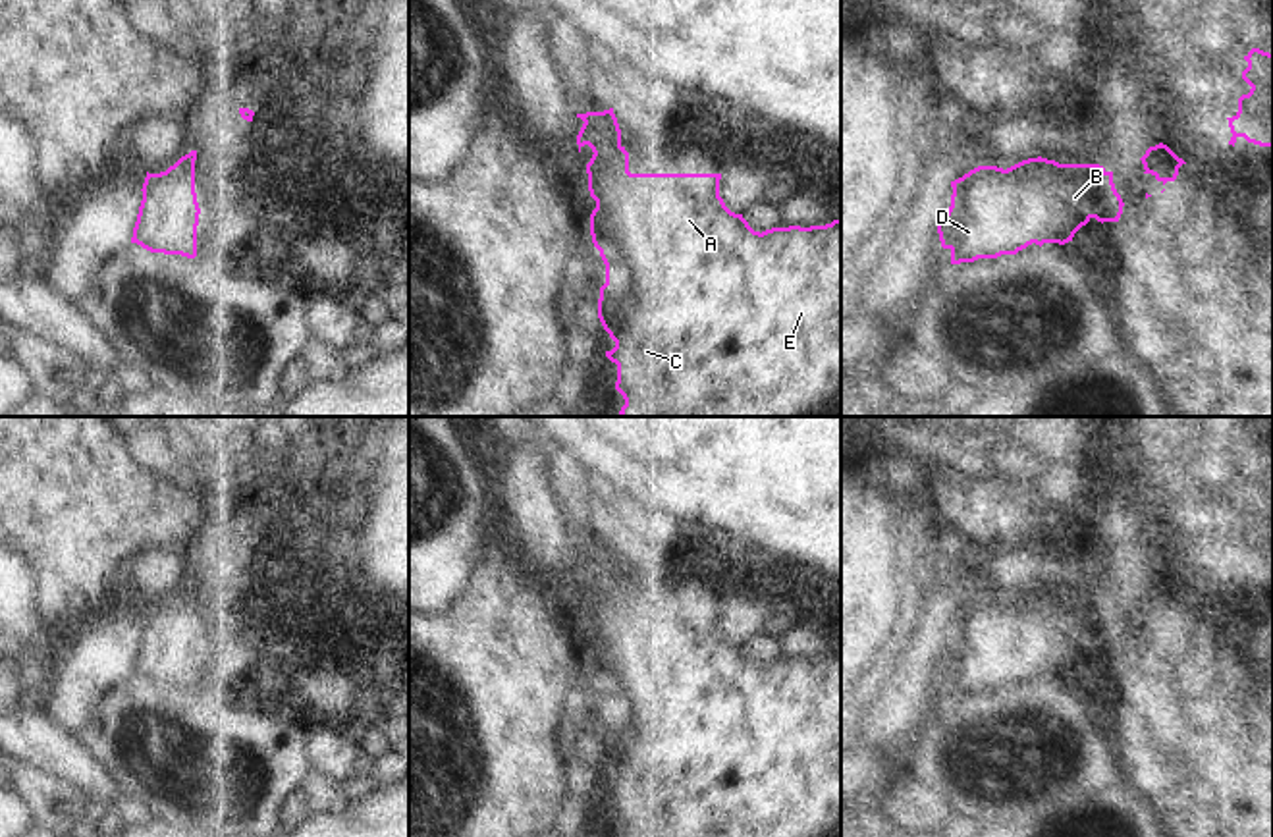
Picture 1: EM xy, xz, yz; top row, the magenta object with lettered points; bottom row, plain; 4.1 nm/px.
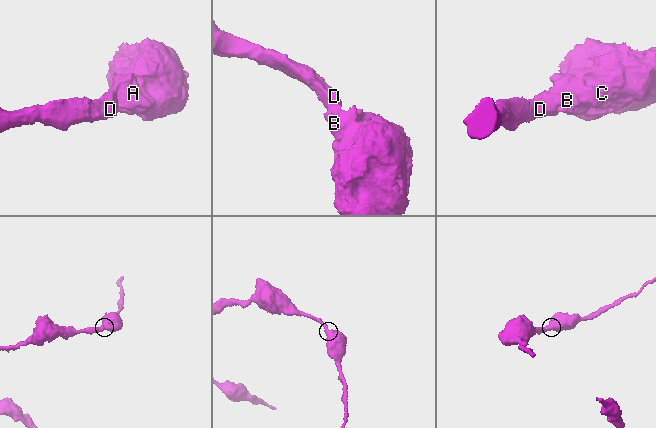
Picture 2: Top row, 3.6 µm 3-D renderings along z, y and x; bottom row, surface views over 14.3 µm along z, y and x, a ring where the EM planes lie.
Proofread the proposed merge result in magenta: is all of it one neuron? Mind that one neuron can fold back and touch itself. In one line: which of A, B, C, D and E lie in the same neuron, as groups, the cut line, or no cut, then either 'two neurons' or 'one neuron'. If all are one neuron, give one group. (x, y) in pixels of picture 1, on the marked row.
A B C D E; no cut; one neuron

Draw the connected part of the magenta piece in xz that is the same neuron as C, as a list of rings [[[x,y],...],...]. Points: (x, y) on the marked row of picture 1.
[[[613,108],[604,112],[586,112],[577,114],[584,123],[577,135],[579,152],[584,145],[592,148],[592,158],[586,164],[588,174],[588,191],[596,201],[596,208],[590,214],[590,235],[594,247],[600,251],[600,256],[606,264],[606,284],[600,287],[598,299],[598,318],[609,338],[615,341],[611,351],[606,351],[606,357],[617,364],[617,382],[615,390],[623,395],[625,405],[621,407],[621,417],[841,417],[841,220],[833,220],[826,226],[789,226],[789,228],[772,228],[766,231],[754,231],[743,214],[731,212],[723,199],[719,197],[719,179],[721,174],[631,174],[629,172],[629,152],[621,145],[621,129]]]

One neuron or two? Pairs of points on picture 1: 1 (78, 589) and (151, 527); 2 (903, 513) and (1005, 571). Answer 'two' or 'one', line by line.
1: one
2: two

